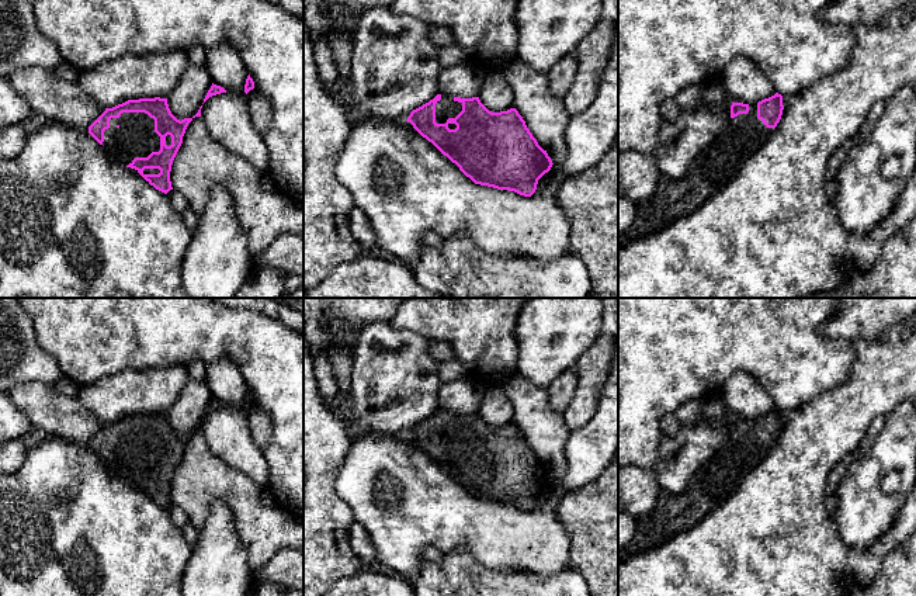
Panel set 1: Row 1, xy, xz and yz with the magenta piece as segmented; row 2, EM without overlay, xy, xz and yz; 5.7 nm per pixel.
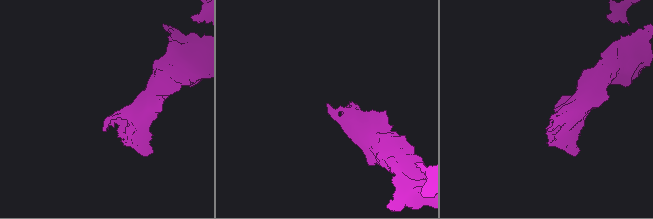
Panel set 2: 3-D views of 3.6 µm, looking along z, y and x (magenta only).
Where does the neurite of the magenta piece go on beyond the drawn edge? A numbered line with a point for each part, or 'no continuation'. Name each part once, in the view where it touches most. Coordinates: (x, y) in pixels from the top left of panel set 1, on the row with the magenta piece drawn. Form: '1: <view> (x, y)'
1: xy (135, 138)

